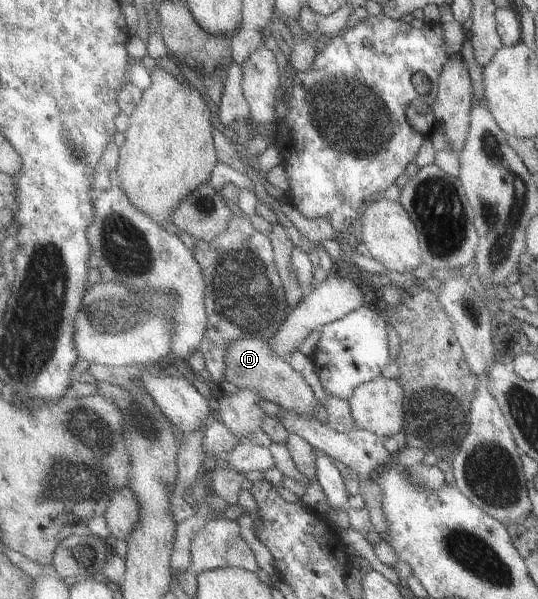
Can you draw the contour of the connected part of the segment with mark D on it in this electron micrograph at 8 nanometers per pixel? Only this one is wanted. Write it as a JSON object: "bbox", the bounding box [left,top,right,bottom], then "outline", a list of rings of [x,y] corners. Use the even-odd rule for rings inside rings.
{"bbox":[225,338,317,414],"outline":[[[240,338],[232,342],[226,354],[228,375],[225,381],[234,389],[249,388],[259,393],[263,399],[290,411],[312,414],[317,407],[317,397],[298,369],[293,369],[287,358],[279,357],[271,351],[271,342],[259,338]]]}

